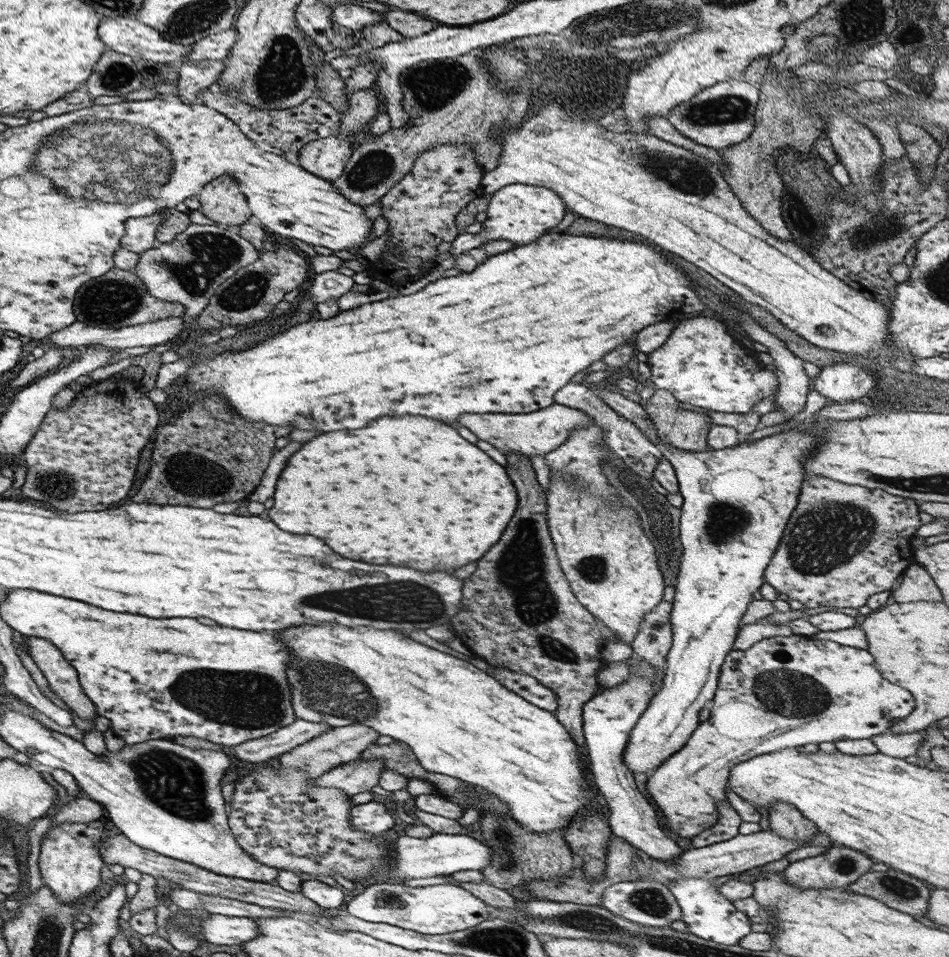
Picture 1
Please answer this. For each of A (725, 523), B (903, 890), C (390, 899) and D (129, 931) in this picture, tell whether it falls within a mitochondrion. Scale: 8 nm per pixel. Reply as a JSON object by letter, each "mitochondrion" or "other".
{"A":"mitochondrion","B":"mitochondrion","C":"other","D":"other"}

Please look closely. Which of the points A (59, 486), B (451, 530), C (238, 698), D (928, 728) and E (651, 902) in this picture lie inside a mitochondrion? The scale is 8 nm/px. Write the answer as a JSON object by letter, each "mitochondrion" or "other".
{"A":"mitochondrion","B":"other","C":"mitochondrion","D":"other","E":"mitochondrion"}

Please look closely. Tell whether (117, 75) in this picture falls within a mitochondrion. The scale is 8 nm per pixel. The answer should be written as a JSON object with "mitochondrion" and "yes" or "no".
{"mitochondrion":"yes"}

